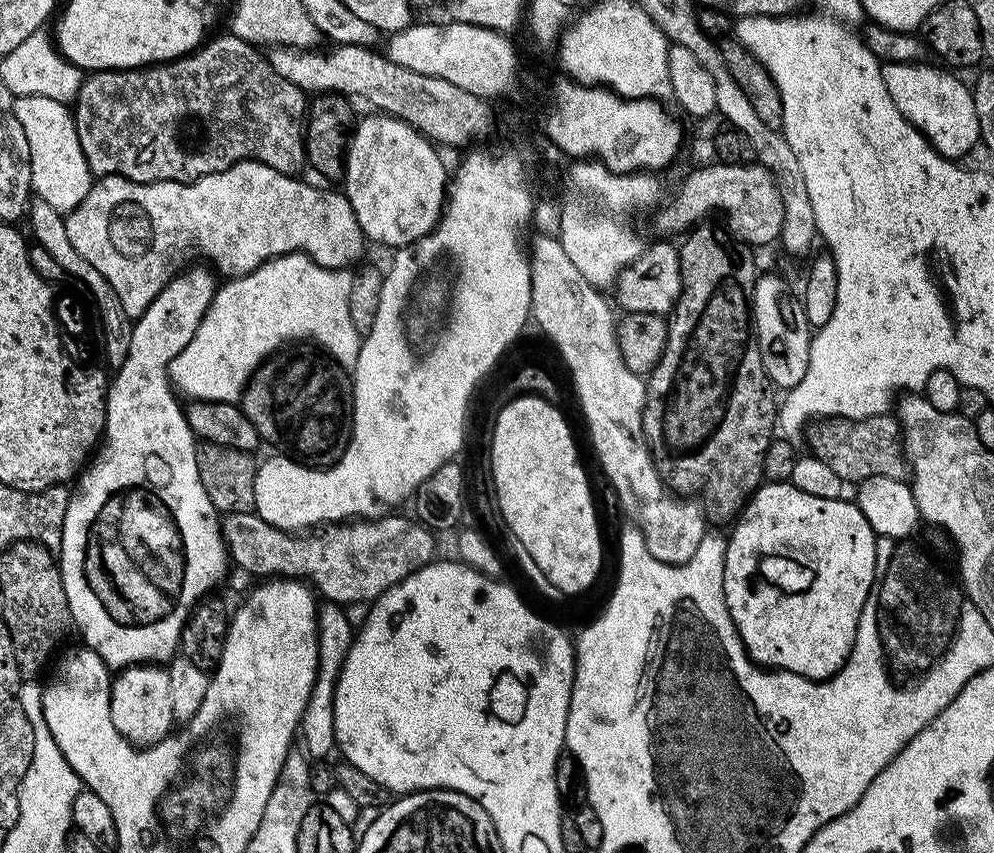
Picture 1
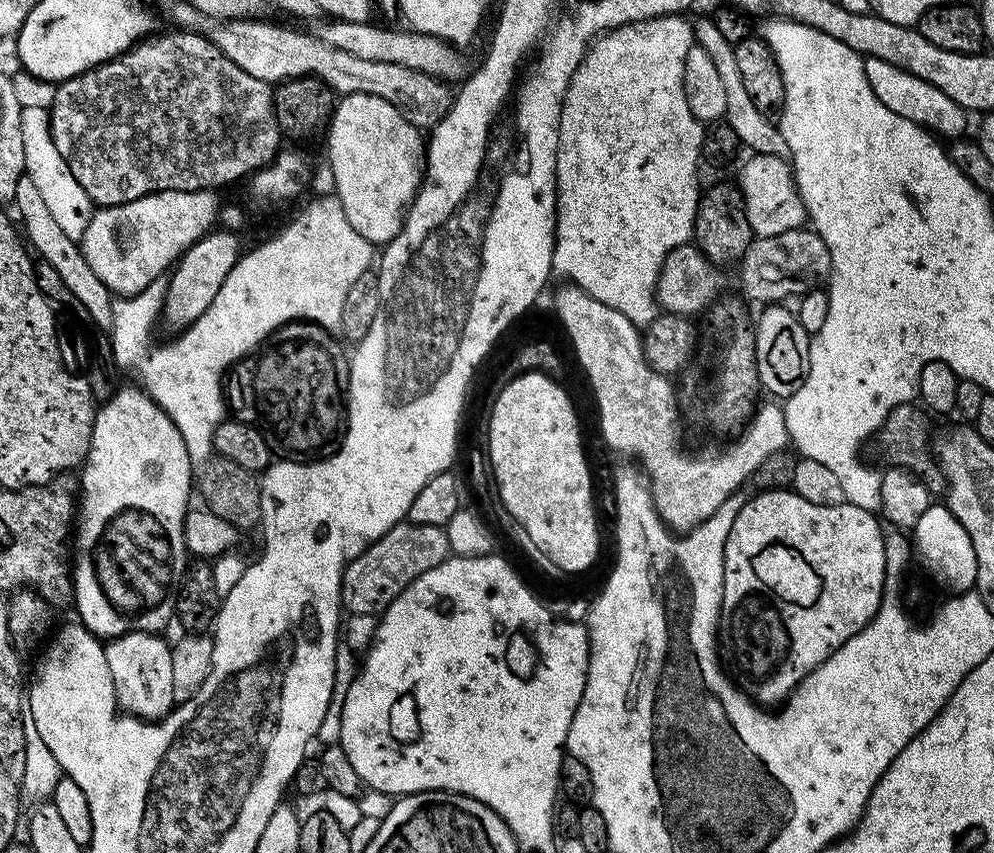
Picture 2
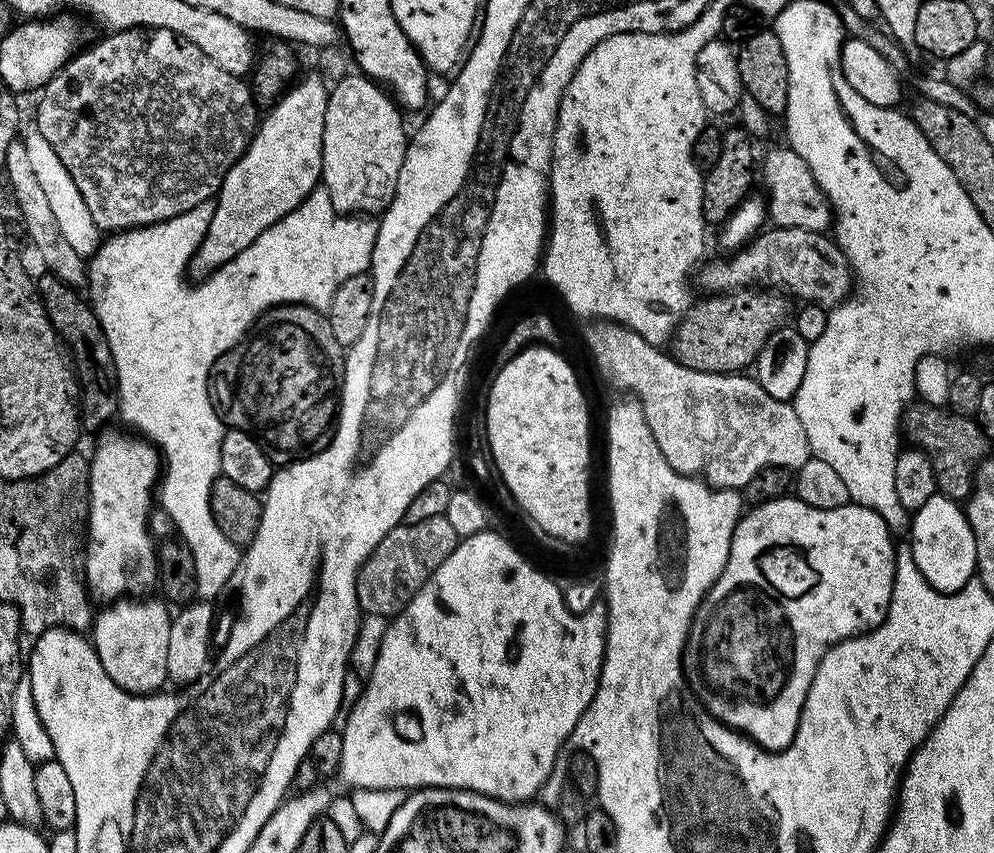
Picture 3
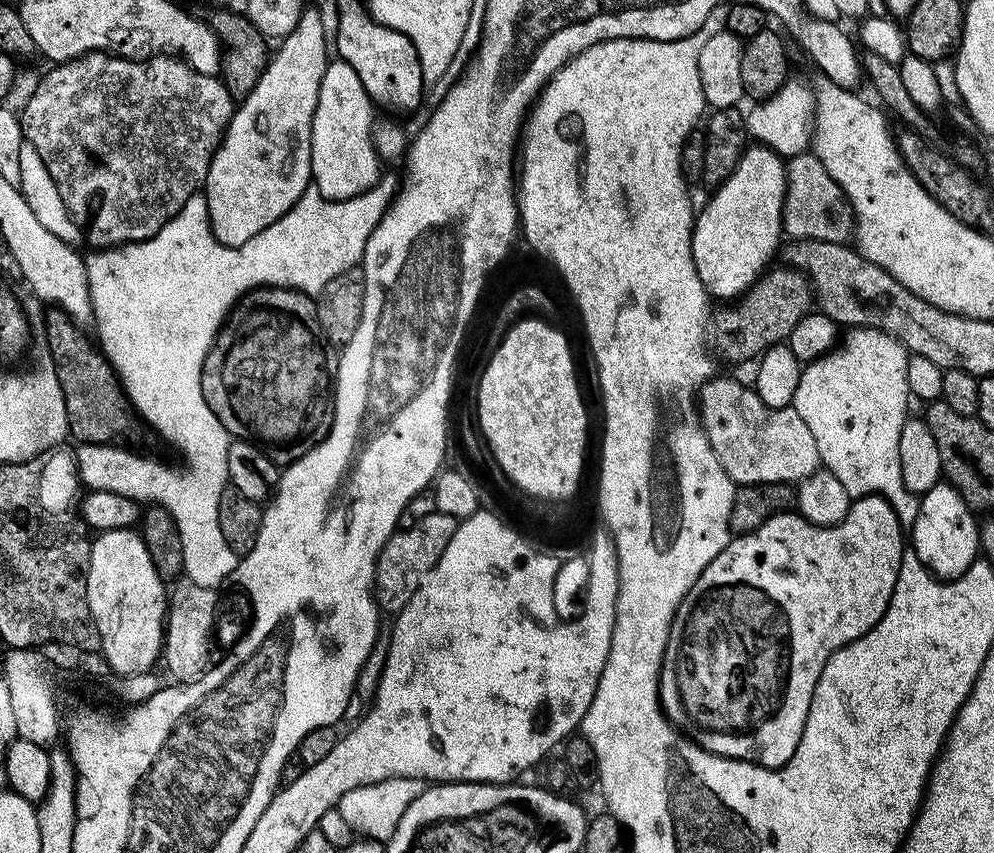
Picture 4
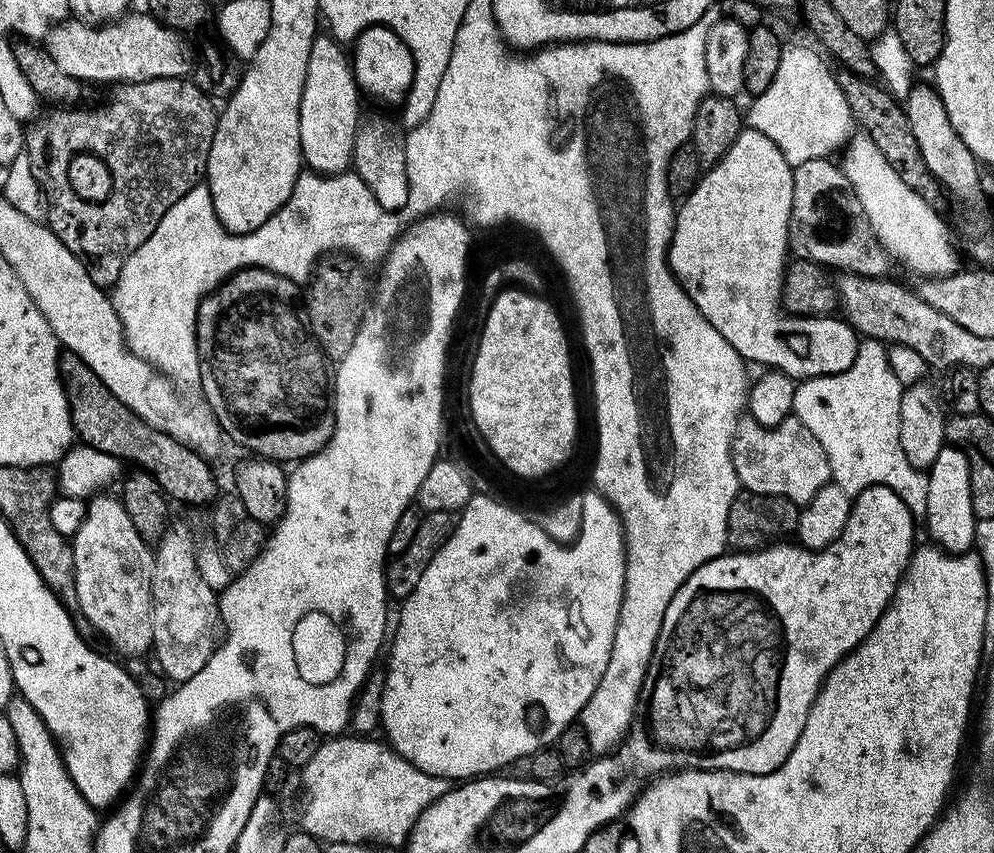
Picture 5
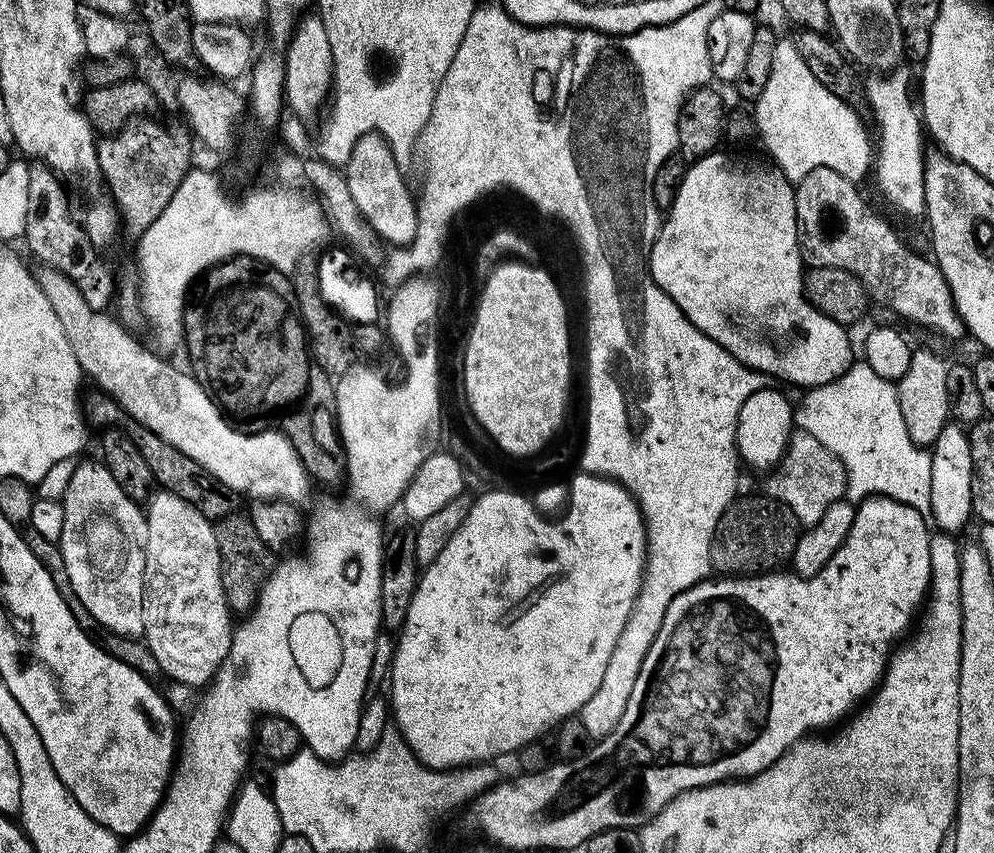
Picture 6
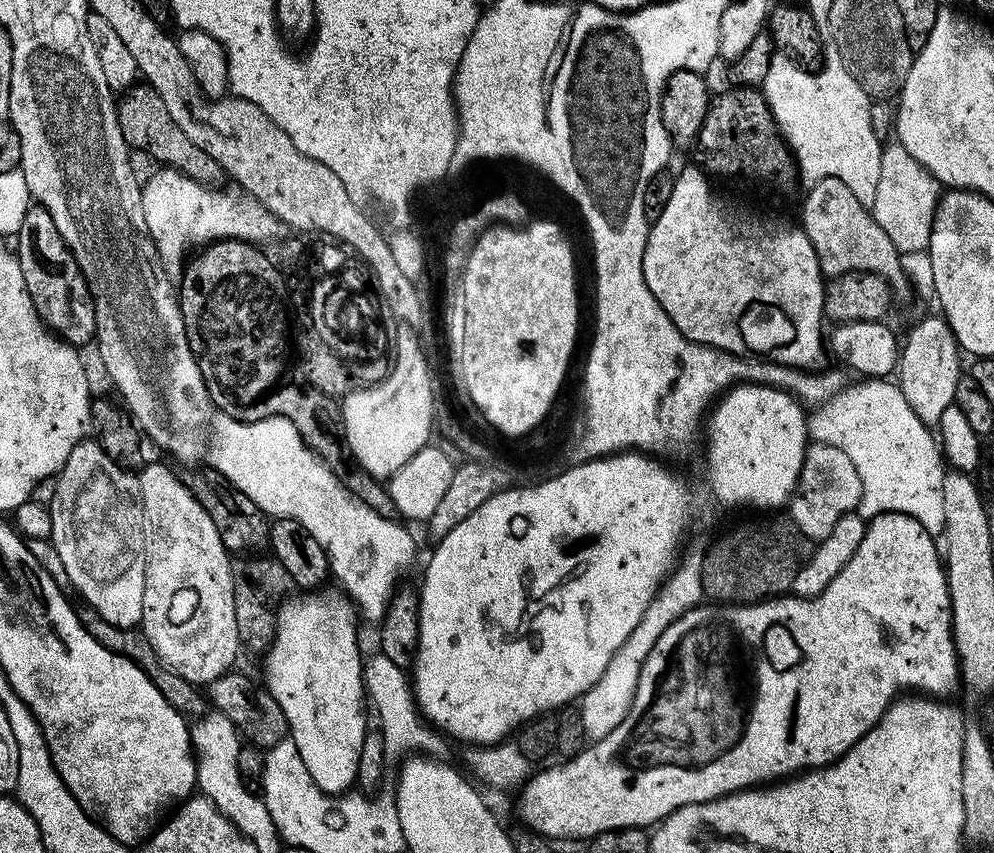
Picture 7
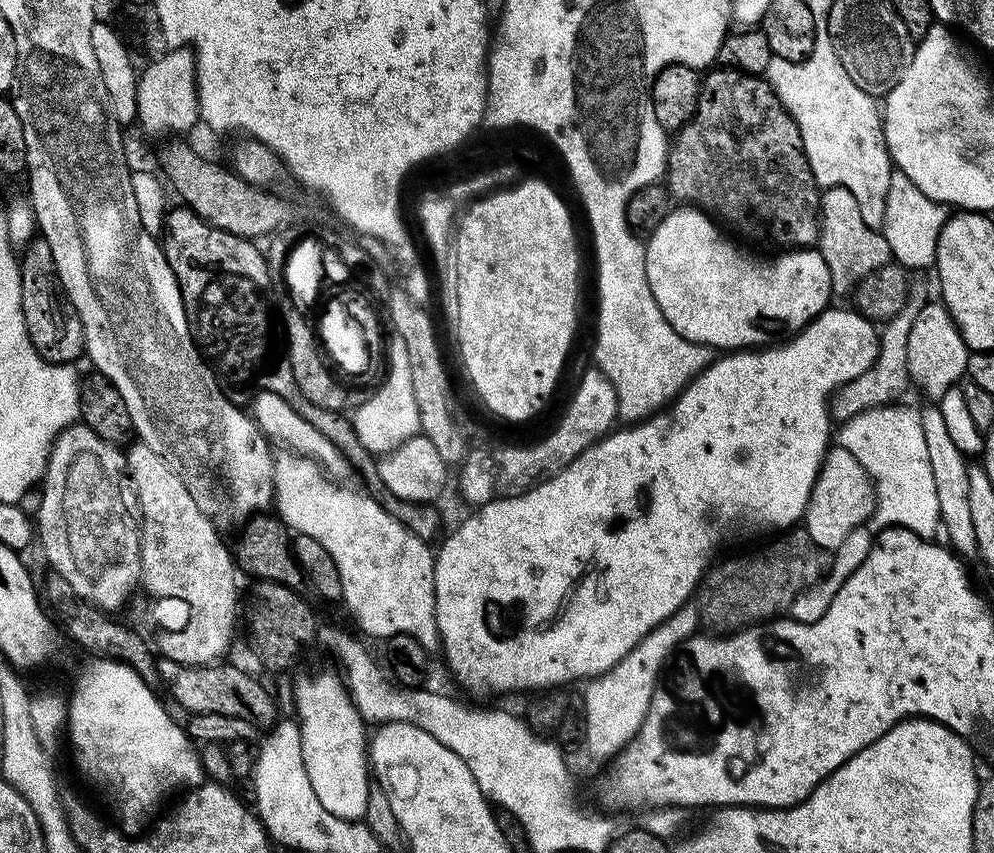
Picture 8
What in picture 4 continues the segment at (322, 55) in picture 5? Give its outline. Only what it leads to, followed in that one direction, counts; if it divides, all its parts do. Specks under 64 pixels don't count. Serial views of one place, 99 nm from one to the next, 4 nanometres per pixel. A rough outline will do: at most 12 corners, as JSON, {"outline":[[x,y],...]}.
{"outline":[[339,58],[312,119],[312,180],[348,200],[377,183],[374,105]]}

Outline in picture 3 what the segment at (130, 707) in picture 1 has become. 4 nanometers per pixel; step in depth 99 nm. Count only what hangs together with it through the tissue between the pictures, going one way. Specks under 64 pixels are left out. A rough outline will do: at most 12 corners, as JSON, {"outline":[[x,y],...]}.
{"outline":[[121,598],[95,613],[102,670],[134,696],[169,683],[163,599]]}

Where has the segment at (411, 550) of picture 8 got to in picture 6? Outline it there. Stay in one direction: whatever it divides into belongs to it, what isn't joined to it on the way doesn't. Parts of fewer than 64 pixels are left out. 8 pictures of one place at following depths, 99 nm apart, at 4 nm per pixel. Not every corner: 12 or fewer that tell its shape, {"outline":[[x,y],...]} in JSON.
{"outline":[[64,272],[38,279],[81,373],[228,491],[303,505],[279,430],[239,432]]}

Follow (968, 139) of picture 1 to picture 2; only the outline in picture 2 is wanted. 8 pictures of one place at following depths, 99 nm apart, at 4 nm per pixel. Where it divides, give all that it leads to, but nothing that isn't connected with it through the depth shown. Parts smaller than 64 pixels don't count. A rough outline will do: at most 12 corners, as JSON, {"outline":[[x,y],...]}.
{"outline":[[878,58],[864,69],[896,114],[957,139],[967,113],[942,90]]}

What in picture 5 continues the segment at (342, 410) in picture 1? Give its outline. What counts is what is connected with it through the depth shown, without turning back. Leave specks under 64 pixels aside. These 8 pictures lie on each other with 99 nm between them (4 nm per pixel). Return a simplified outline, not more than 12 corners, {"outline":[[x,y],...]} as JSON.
{"outline":[[241,268],[198,306],[221,433],[299,462],[336,431],[299,283]]}

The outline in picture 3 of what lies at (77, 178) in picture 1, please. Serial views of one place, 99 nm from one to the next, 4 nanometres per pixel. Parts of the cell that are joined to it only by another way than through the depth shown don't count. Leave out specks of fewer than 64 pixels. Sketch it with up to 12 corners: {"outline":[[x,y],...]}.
{"outline":[[35,130],[23,133],[30,167],[62,238],[82,257],[101,246],[70,170]]}

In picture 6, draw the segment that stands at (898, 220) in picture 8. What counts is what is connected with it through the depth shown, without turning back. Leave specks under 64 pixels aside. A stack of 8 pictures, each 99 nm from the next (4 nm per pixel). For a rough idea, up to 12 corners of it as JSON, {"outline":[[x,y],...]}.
{"outline":[[905,67],[862,88],[880,130],[874,176],[902,214],[925,213],[924,127]]}

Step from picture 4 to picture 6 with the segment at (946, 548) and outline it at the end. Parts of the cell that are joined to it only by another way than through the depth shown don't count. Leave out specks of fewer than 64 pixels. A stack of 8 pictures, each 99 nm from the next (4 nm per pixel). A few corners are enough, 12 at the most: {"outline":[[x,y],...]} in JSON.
{"outline":[[949,422],[931,451],[931,519],[958,534],[972,518],[973,454]]}

